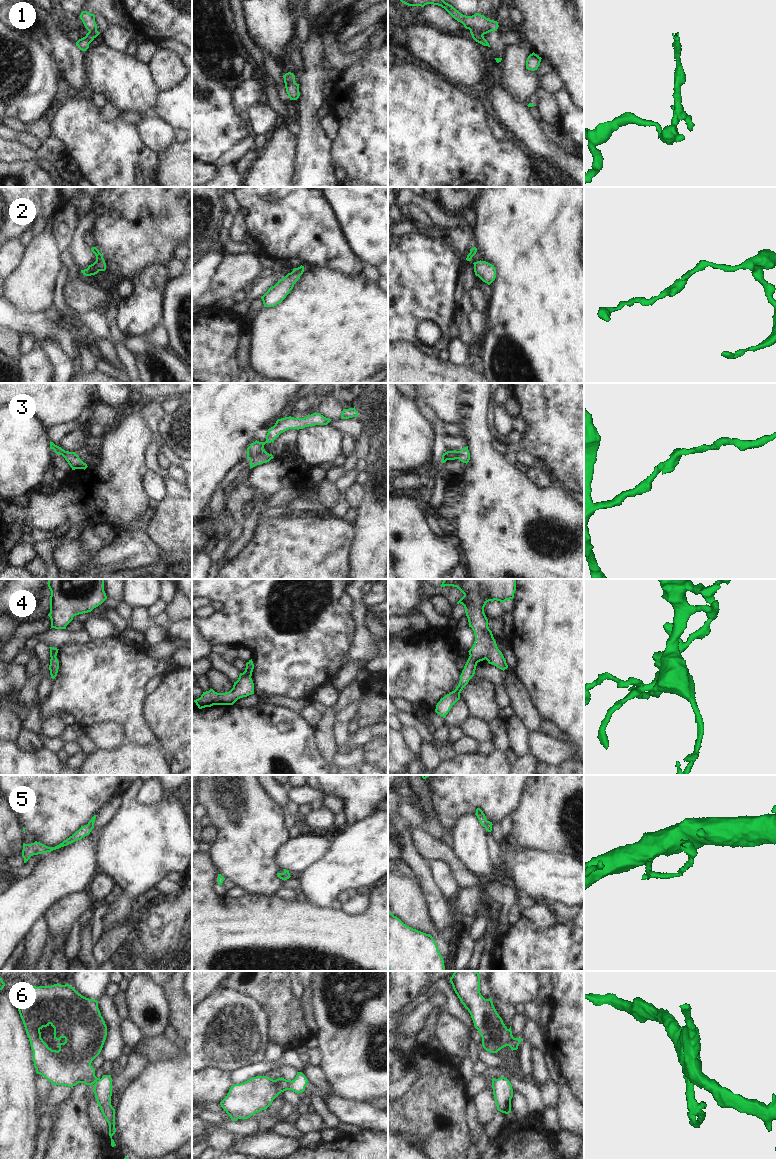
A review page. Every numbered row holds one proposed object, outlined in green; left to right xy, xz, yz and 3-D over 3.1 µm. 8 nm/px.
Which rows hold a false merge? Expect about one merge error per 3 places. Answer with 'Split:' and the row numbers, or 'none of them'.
Split: 1

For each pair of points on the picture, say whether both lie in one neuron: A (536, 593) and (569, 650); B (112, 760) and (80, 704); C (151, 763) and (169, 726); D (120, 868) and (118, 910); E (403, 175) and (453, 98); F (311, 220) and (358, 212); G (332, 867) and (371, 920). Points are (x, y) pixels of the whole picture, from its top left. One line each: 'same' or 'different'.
A: same
B: different
C: different
D: same
E: same
F: different
G: different

